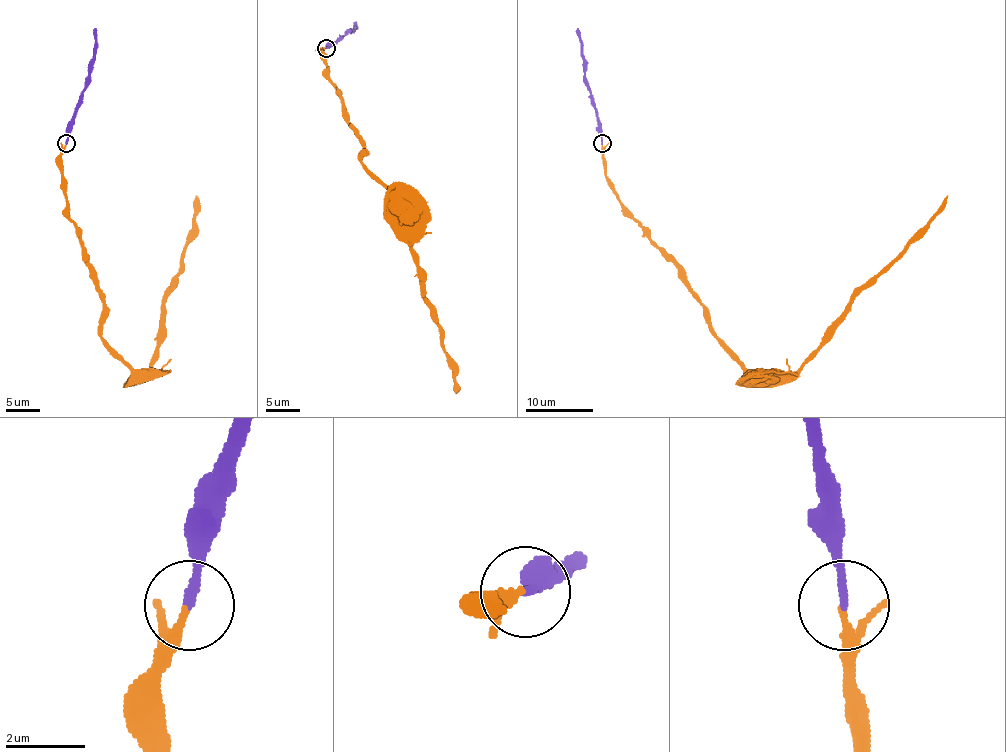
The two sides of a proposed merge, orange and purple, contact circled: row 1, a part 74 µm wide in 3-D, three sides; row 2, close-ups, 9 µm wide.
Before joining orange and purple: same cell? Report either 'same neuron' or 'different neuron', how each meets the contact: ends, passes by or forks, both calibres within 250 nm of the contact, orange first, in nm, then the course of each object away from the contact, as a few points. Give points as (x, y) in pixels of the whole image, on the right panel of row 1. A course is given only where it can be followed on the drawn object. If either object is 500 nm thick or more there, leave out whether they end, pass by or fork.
same neuron; orange passes by; purple ends; calibres 170 and 200 nm; course orange (601, 143), (608, 185), (676, 266), (703, 307), (704, 320), (753, 371), (796, 371), (828, 327), (948, 195); course purple (601, 143), (600, 121), (584, 75), (578, 28)

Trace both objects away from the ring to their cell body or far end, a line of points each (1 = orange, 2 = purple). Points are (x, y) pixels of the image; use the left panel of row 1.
1: (65, 143), (67, 217), (102, 302), (102, 337), (136, 371), (158, 344), (195, 195)
2: (67, 143), (68, 121), (89, 75), (89, 62), (95, 43), (94, 28)

